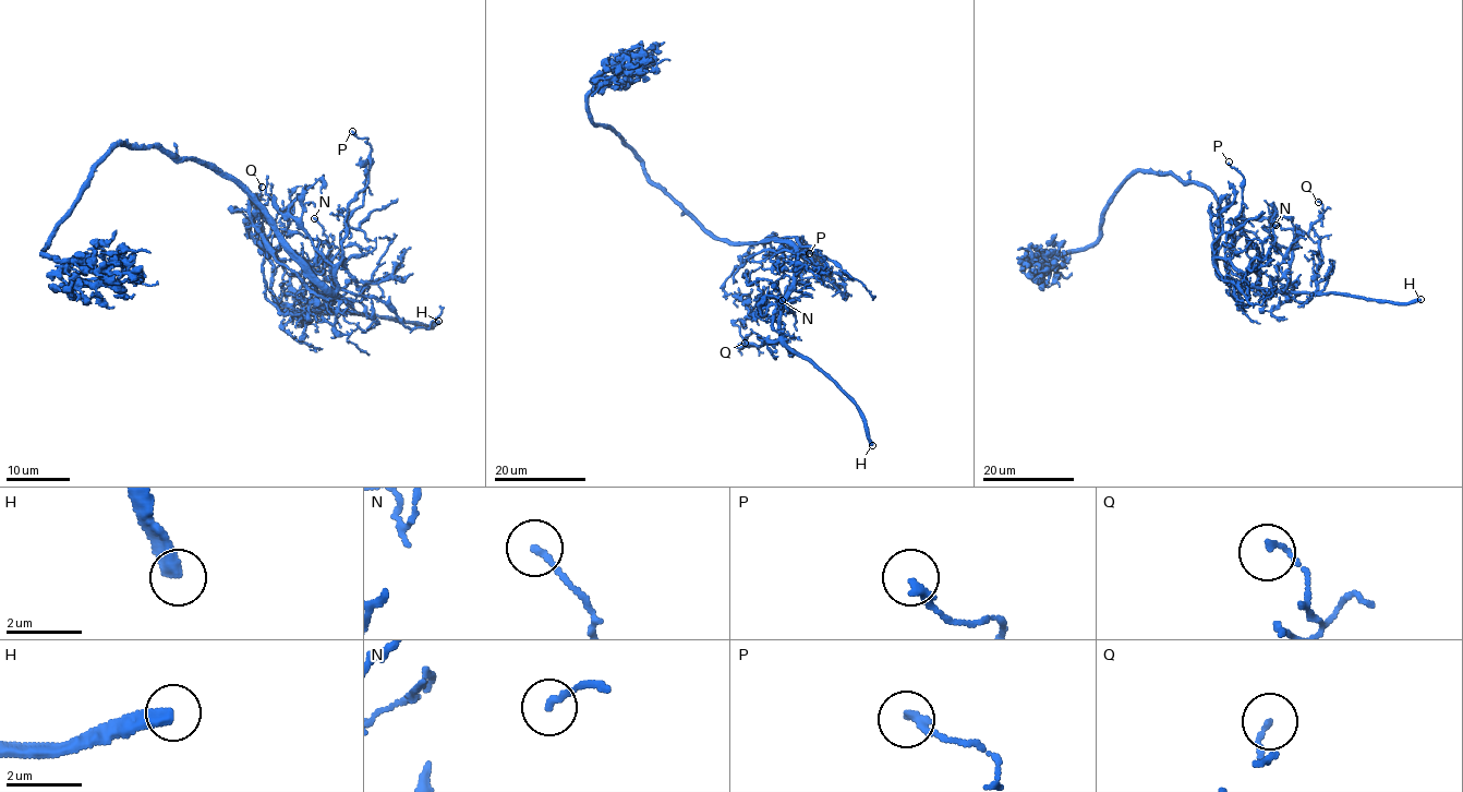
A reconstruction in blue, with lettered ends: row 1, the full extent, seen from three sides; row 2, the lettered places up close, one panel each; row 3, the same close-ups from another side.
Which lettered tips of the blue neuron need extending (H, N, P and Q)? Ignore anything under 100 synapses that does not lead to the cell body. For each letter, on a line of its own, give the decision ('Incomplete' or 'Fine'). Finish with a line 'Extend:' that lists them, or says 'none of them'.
H: Incomplete
N: Fine
P: Fine
Q: Fine
Extend: H

